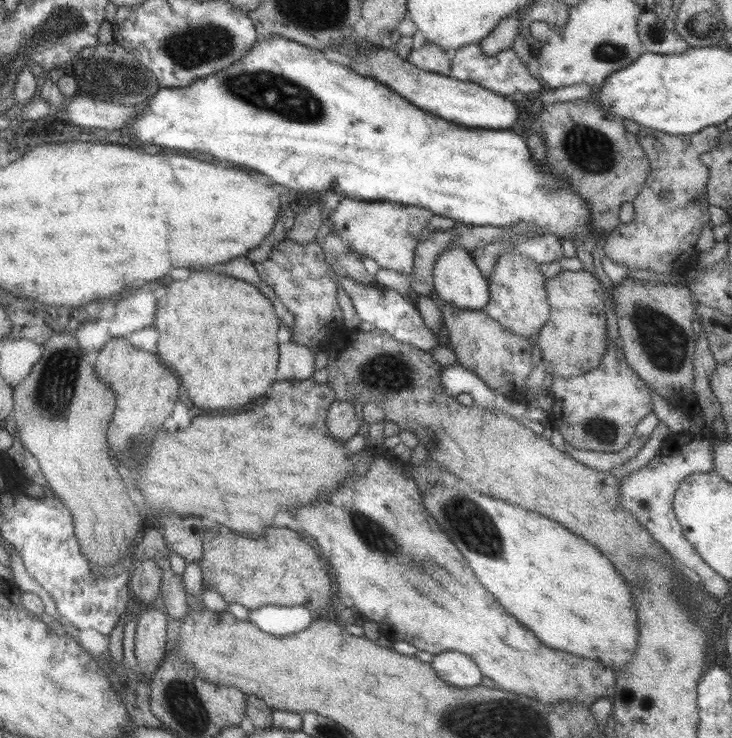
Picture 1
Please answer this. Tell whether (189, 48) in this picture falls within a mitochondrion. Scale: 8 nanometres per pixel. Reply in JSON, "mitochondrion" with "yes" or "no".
{"mitochondrion":"yes"}

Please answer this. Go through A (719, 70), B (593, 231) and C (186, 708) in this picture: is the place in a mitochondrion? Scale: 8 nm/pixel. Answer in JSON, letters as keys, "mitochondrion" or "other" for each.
{"A":"other","B":"other","C":"mitochondrion"}

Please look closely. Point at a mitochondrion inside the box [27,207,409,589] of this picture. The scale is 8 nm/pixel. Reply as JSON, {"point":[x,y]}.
{"point":[55,388]}

